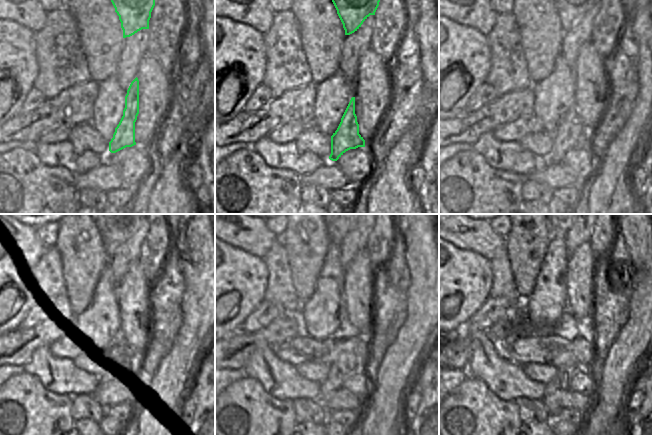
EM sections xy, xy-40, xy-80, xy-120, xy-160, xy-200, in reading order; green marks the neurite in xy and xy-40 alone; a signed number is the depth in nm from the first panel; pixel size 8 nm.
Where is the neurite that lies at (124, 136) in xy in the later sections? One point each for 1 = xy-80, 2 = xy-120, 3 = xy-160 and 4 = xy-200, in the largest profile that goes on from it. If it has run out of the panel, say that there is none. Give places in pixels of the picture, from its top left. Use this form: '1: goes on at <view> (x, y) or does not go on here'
1: goes on at xy-80 (571, 133)
2: goes on at xy-120 (127, 360)
3: goes on at xy-160 (348, 364)
4: goes on at xy-200 (554, 390)

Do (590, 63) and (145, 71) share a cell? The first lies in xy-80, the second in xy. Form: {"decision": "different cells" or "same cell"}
{"decision": "same cell"}

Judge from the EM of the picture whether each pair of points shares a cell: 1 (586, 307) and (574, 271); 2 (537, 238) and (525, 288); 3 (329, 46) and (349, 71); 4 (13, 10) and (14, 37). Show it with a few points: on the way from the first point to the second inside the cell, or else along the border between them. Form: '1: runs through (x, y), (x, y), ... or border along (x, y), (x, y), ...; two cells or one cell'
1: runs through (581, 298), (579, 280); one cell
2: runs through (525, 250), (525, 276); one cell
3: border along (345, 37), (342, 43), (341, 61), (338, 70); two cells
4: border along (10, 19), (34, 32); two cells

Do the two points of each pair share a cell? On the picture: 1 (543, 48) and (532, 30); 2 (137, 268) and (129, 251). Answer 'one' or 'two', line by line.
1: one
2: two

